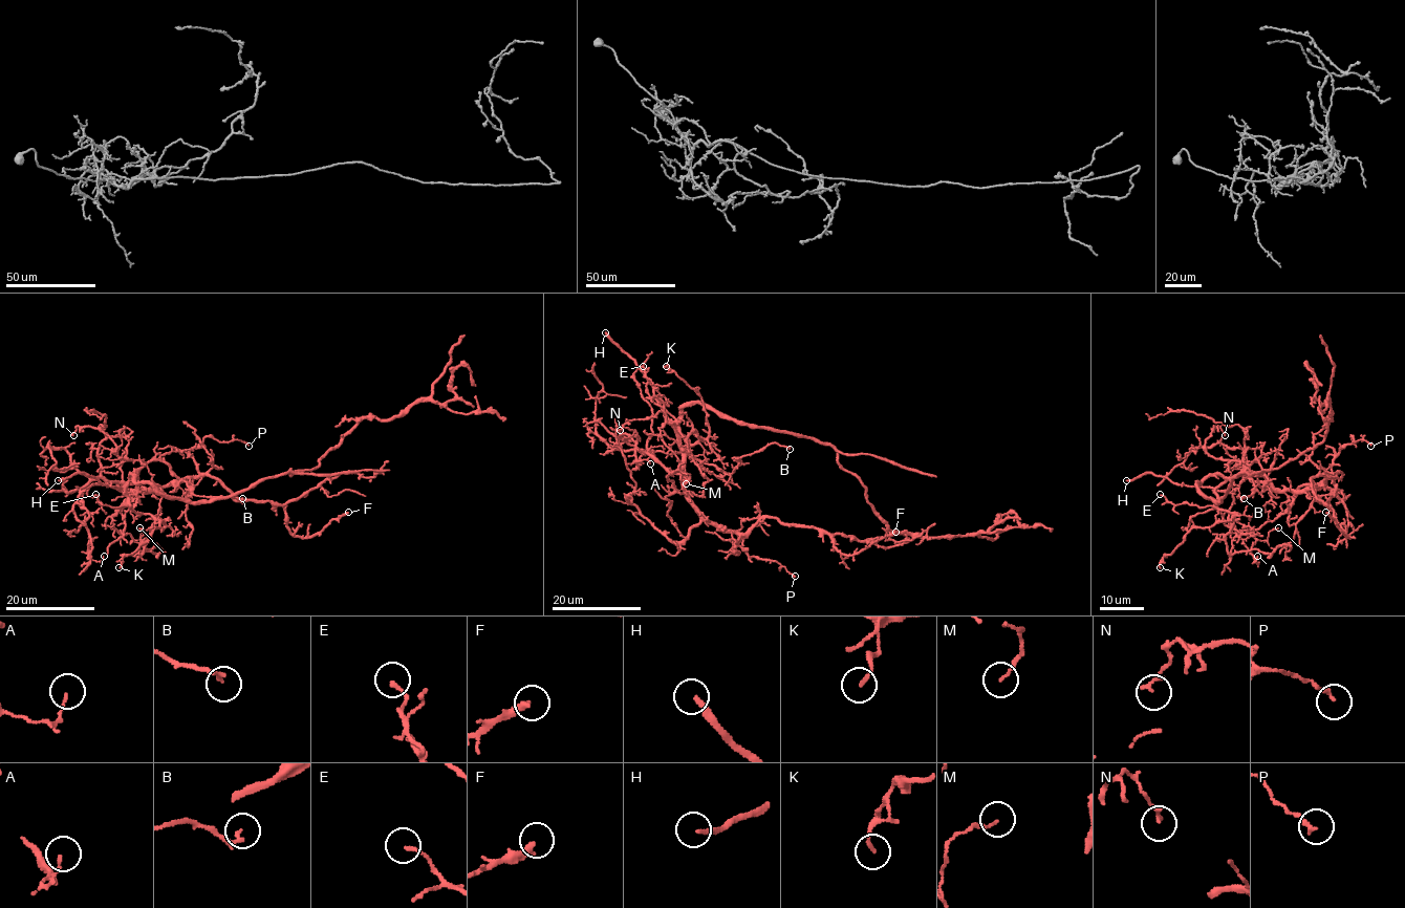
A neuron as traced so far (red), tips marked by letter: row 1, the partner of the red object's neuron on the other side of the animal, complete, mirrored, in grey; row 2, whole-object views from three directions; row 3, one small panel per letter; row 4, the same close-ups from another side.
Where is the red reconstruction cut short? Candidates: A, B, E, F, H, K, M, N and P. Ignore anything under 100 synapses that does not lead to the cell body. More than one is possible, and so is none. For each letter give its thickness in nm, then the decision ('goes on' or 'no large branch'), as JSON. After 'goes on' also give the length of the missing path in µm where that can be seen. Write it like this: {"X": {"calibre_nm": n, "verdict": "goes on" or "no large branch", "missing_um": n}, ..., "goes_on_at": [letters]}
{"A": {"calibre_nm": 110, "verdict": "no large branch"}, "B": {"calibre_nm": 150, "verdict": "no large branch"}, "E": {"calibre_nm": 150, "verdict": "no large branch"}, "F": {"calibre_nm": 280, "verdict": "no large branch"}, "H": {"calibre_nm": 200, "verdict": "goes on", "missing_um": 60}, "K": {"calibre_nm": 140, "verdict": "no large branch"}, "M": {"calibre_nm": 120, "verdict": "no large branch"}, "N": {"calibre_nm": 160, "verdict": "no large branch"}, "P": {"calibre_nm": 160, "verdict": "no large branch"}, "goes_on_at": ["H"]}

